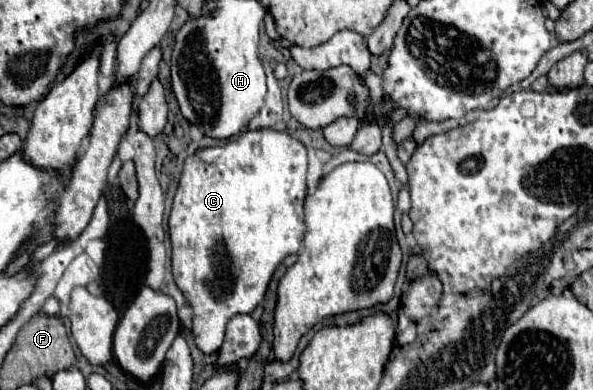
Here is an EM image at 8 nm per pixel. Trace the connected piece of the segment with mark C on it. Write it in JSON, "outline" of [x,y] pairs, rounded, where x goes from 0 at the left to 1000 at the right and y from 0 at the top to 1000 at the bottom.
{"outline":[[[460,328],[417,333],[379,369],[336,379],[325,400],[315,400],[285,554],[285,610],[292,631],[292,708],[325,790],[325,867],[339,903],[359,908],[373,892],[386,815],[396,805],[423,805],[444,769],[464,687],[484,651],[508,641],[514,600],[514,451],[514,374],[484,338]]]}

